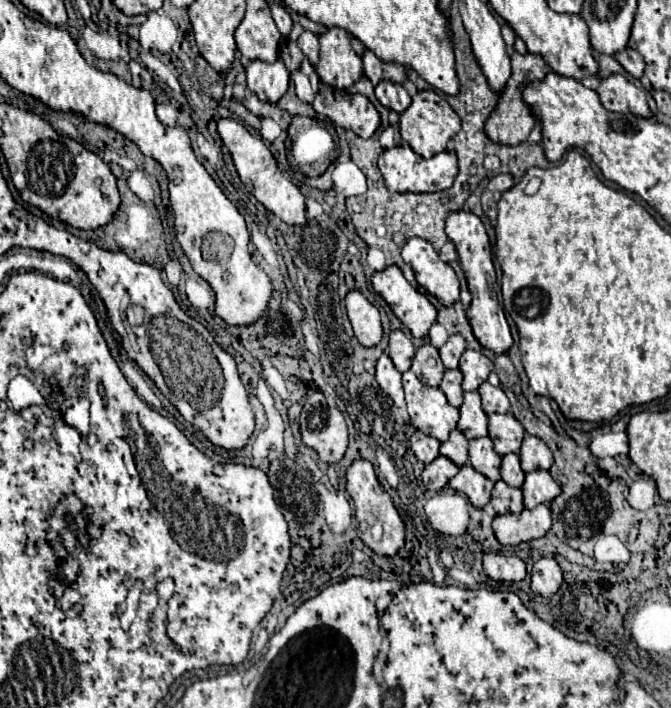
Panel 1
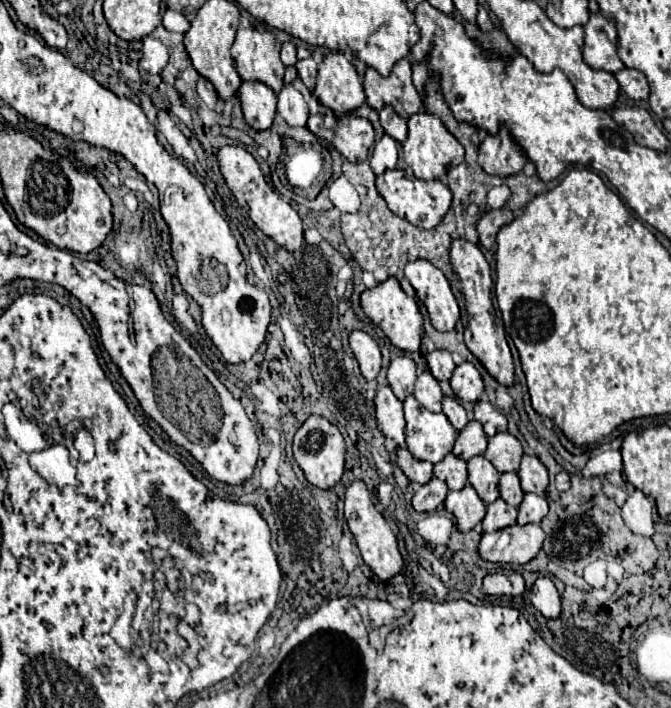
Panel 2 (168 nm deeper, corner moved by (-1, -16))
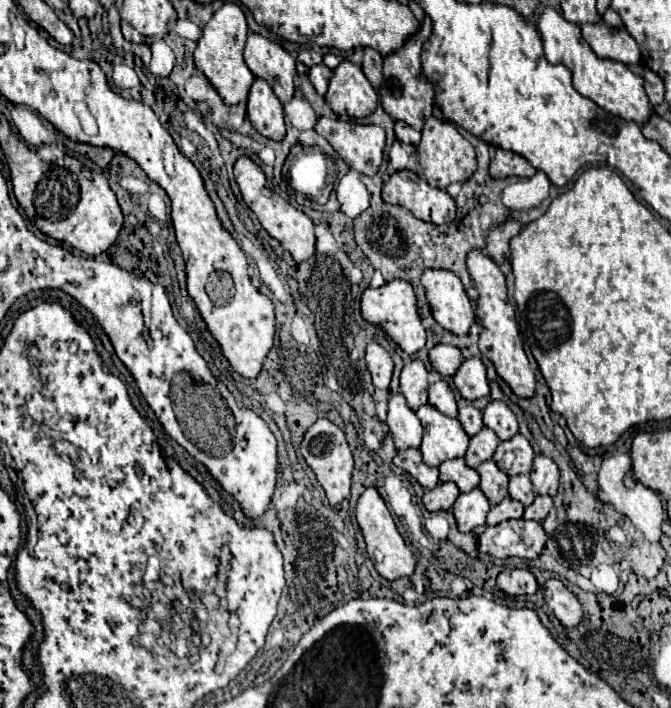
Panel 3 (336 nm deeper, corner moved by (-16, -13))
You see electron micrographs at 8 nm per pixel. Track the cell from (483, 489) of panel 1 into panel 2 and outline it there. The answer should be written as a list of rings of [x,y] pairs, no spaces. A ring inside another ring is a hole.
[[[467,484],[463,490],[449,492],[445,498],[445,508],[457,518],[457,528],[461,532],[473,530],[485,518],[487,512],[485,502],[477,496],[471,484]]]

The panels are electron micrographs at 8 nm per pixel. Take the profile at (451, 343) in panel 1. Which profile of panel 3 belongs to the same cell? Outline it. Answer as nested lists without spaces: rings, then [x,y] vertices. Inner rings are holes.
[[[434,345],[434,347],[430,349],[428,357],[430,357],[432,369],[438,371],[442,377],[454,375],[456,369],[458,369],[460,363],[462,363],[460,349],[458,349],[458,347],[452,347],[452,345]]]

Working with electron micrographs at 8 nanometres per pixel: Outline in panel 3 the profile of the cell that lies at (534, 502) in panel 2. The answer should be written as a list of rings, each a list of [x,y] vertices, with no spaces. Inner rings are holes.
[[[536,497],[534,503],[530,507],[524,509],[524,517],[522,519],[532,519],[532,521],[538,521],[542,523],[544,517],[550,513],[552,509],[552,497]]]

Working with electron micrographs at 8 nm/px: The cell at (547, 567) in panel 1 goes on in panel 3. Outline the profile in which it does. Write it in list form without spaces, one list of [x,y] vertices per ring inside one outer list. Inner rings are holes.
[[[548,579],[544,583],[544,599],[546,599],[546,605],[552,609],[552,613],[564,627],[572,629],[580,625],[582,607],[576,595],[560,579]]]

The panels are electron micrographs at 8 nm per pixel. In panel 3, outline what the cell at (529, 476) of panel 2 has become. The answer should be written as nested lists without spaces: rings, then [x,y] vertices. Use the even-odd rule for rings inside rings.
[[[536,455],[534,457],[534,465],[530,471],[530,479],[532,479],[532,487],[534,487],[534,495],[550,495],[554,497],[558,491],[558,467],[550,457],[544,455]]]

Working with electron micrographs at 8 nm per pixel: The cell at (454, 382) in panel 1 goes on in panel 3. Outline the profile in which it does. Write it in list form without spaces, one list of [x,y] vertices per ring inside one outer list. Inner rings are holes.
[[[466,405],[466,407],[462,407],[462,409],[458,411],[458,421],[462,423],[464,431],[466,431],[470,437],[476,435],[476,433],[484,427],[484,423],[482,423],[482,413],[480,413],[476,407],[472,407],[472,405]]]

